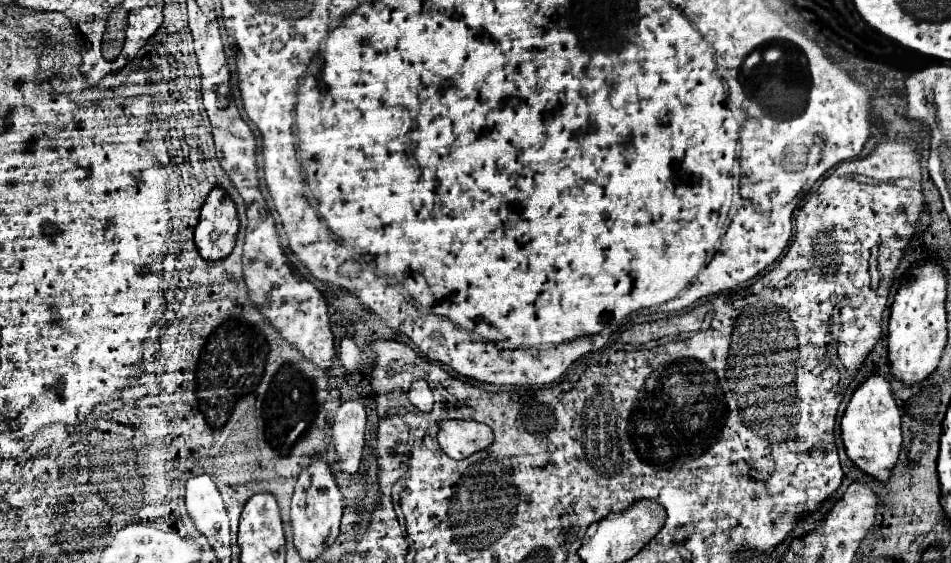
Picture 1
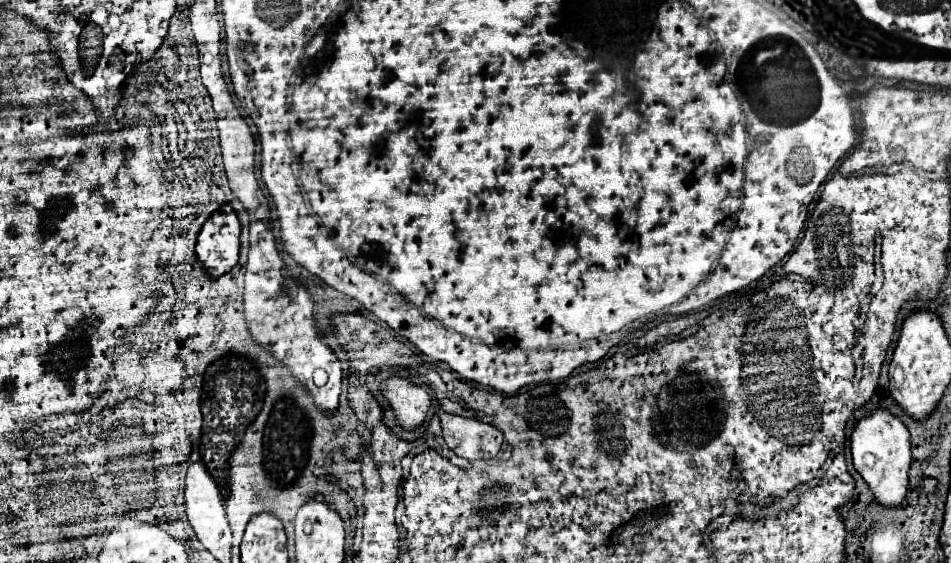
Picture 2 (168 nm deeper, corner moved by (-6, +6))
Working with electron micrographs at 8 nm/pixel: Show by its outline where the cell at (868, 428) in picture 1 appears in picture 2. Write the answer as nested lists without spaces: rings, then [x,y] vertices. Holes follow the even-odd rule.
[[[876,409],[872,415],[858,421],[852,433],[852,457],[854,469],[868,483],[874,499],[884,507],[900,507],[908,493],[908,471],[912,465],[910,433],[900,419],[890,415],[886,409]]]

